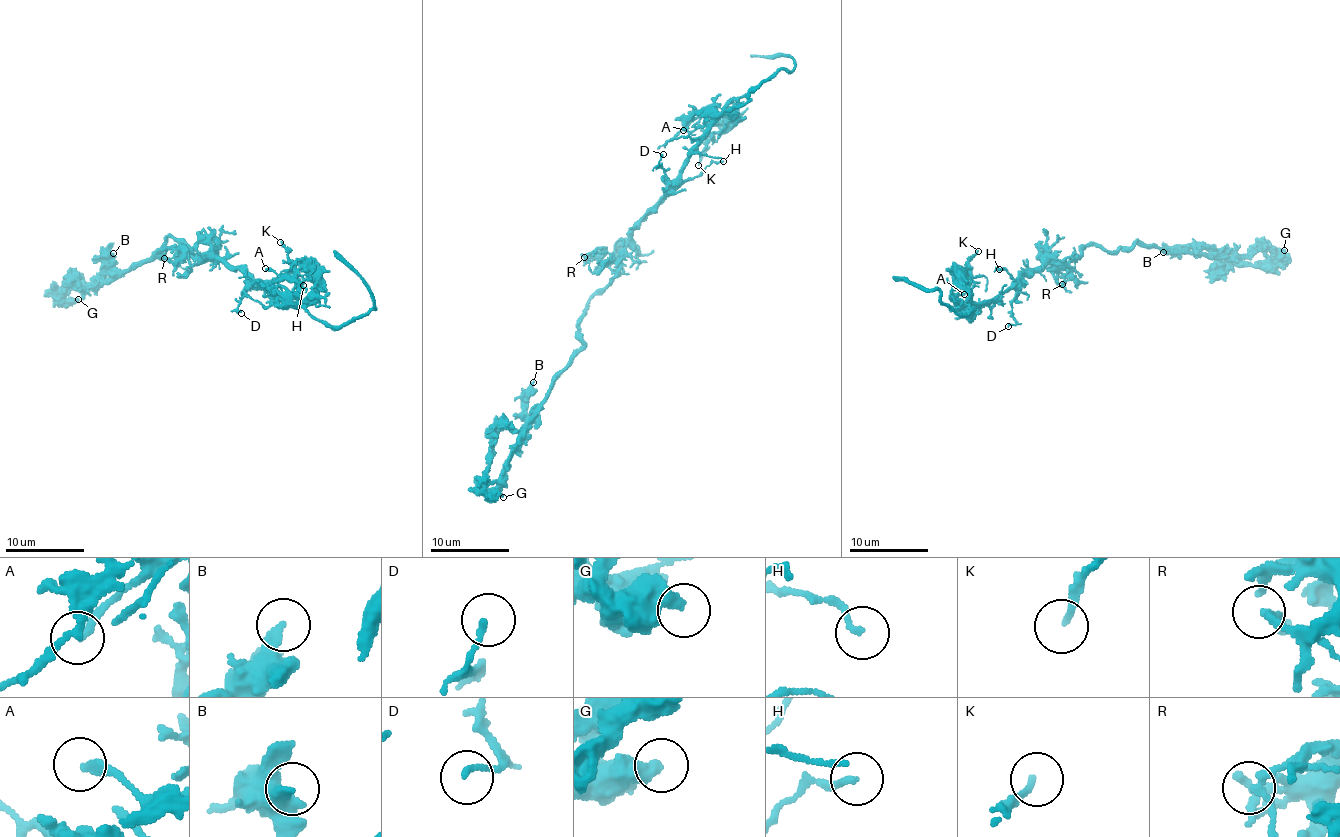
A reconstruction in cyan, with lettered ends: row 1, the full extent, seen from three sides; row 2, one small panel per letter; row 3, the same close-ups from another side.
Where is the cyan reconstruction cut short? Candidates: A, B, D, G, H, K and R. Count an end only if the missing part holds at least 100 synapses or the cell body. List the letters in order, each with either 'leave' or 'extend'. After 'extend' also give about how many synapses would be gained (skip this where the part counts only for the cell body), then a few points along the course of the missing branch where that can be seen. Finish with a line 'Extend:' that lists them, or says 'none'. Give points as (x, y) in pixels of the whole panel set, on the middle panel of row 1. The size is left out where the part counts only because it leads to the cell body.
A: leave
B: leave
D: leave
G: leave
H: leave
K: leave
R: leave
Extend: none

